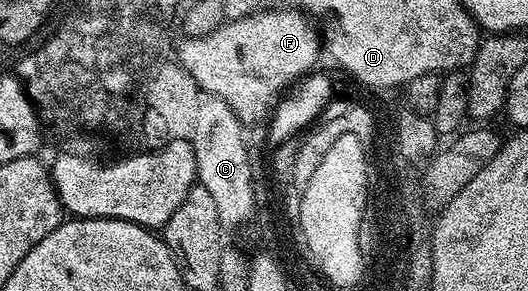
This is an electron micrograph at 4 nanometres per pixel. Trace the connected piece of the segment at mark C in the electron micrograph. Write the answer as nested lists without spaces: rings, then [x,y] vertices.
[[[196,89],[198,96],[198,104],[195,105],[193,111],[187,113],[187,123],[183,123],[177,131],[174,140],[189,143],[189,147],[193,147],[193,155],[197,159],[197,171],[199,172],[197,181],[205,187],[205,191],[209,191],[209,195],[213,195],[214,201],[217,202],[217,215],[219,222],[222,223],[224,230],[231,231],[234,225],[245,226],[255,216],[254,205],[254,187],[256,178],[251,175],[251,157],[247,154],[247,143],[243,139],[245,126],[243,122],[237,119],[237,115],[229,107],[229,103],[225,103],[217,95],[213,95],[204,89]]]

